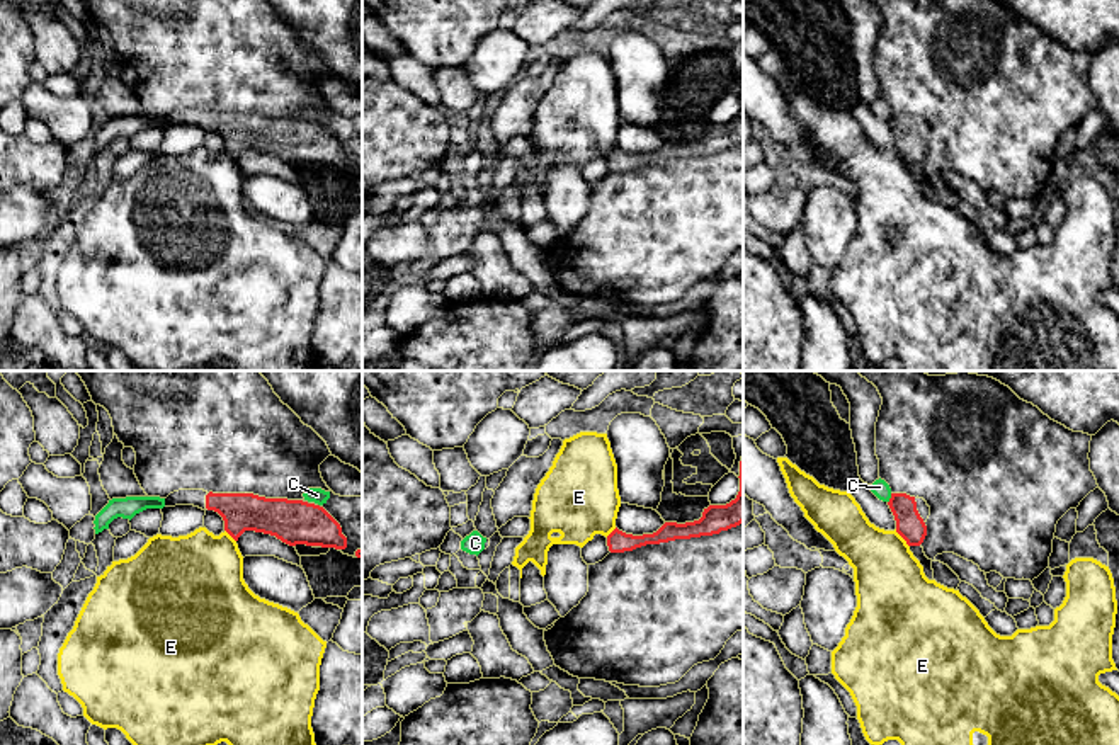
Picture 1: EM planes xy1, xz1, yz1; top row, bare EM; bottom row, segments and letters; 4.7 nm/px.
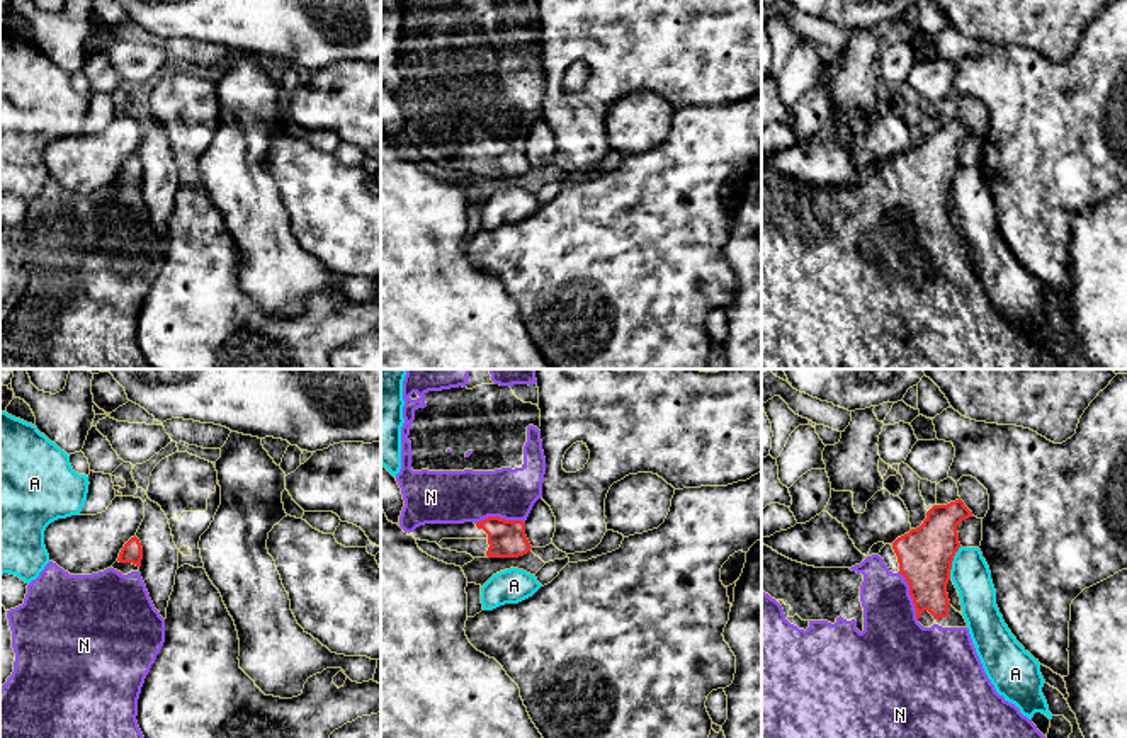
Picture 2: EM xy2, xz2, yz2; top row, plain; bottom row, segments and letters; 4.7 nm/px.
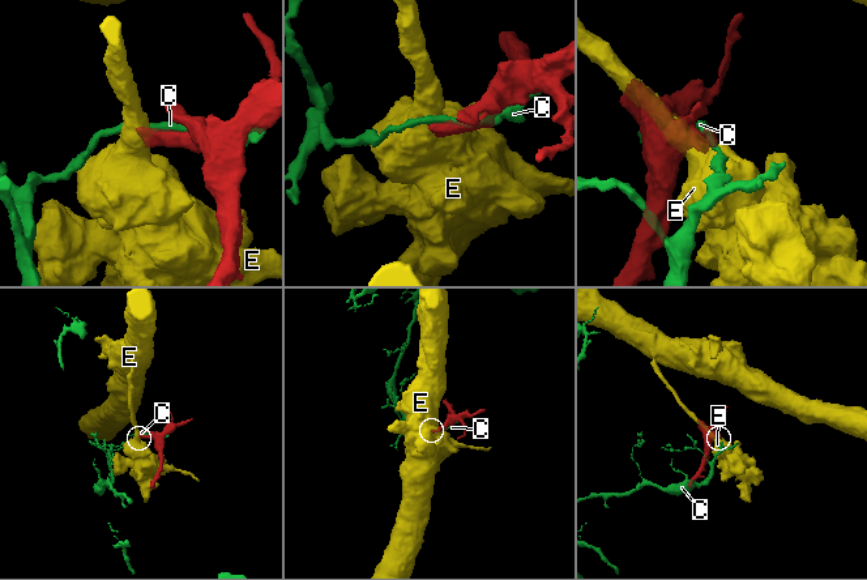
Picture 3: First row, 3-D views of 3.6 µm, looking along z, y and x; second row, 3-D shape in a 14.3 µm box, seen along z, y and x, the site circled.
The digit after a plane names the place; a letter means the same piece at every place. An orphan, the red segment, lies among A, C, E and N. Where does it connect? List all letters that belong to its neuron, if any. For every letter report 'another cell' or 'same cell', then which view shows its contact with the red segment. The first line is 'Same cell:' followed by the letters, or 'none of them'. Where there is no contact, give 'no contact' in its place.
Same cell: N
A: another cell; contact in yz2
C: another cell; contact in yz1
E: another cell; contact in yz1
N: same cell; contact in xz2

